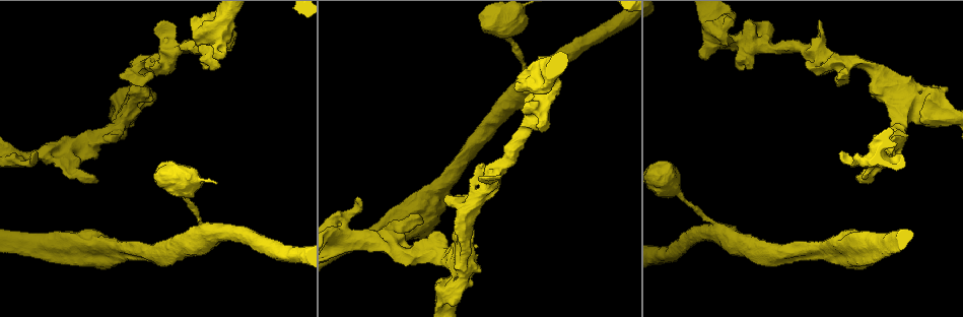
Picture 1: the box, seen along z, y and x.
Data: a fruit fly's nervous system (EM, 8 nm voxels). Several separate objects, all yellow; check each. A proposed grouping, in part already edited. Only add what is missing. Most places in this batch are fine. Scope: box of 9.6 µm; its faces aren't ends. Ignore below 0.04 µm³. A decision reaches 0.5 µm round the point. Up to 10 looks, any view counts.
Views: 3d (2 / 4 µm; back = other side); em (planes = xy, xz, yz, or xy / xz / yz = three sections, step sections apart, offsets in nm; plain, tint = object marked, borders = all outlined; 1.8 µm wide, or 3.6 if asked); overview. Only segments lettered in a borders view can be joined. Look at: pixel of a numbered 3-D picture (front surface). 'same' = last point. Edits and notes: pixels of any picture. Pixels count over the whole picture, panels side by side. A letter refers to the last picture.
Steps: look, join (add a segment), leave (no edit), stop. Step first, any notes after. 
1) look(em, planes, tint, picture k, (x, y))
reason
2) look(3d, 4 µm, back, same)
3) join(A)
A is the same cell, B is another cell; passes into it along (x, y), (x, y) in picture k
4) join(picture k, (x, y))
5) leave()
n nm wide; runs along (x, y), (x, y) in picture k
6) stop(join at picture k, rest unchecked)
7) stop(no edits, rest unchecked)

look(3d, 4 µm, picture 1, (540, 56))
thick end

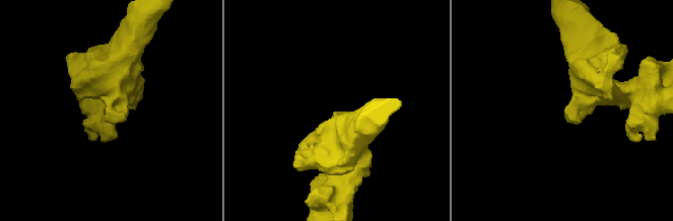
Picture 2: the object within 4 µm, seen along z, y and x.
look(em, 3.6 µm, yz, step 16, tint, picture 2, (338, 114))
shape alone is not enough

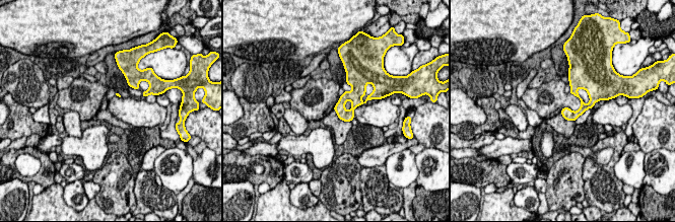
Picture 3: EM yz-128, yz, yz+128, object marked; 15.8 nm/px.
look(em, 3.6 µm, xz, step 4, borders, same)
cut it another way

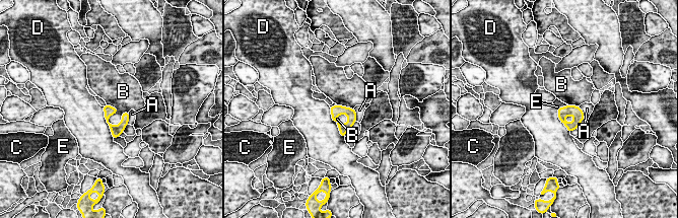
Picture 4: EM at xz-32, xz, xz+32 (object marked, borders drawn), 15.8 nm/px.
leave()
A, B, C, D and E are other cells; border along (567, 104), (558, 108) in picture 4; none of them fits

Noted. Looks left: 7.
look(3d, 4 µm, picture 1, (419, 224))
branch stops here

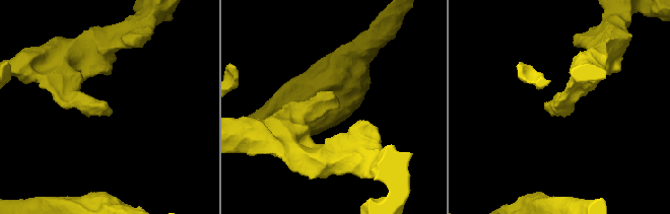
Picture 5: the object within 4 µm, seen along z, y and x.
look(em, xz, step 16, tint, picture 5, (334, 107))
now the EM

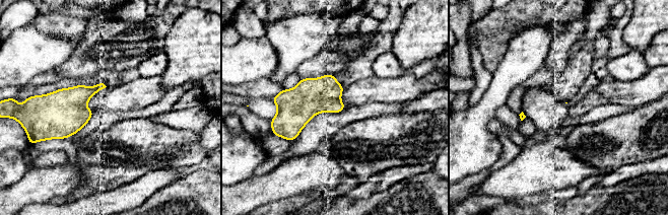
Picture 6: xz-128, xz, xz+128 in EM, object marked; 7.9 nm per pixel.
look(em, xz, step 16, borders, same)
see the neighbours

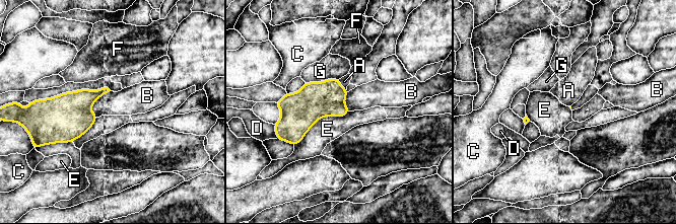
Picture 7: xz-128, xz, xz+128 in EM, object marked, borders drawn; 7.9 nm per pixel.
leave()
A, B, C, D, E, F and G are other cells; border along (110, 90), (90, 107), (97, 117) in picture 7; no lettered segment goes on from it

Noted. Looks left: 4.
look(3d, 4 µm, back, picture 1, (344, 230))
sudden change in width

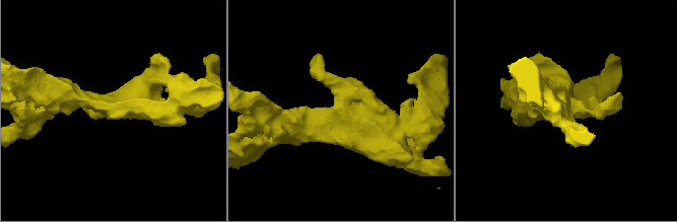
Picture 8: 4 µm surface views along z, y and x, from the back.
look(em, 3.6 µm, planes, borders, picture 8, (341, 111))
need the tissue

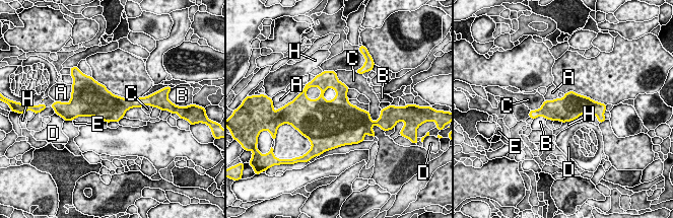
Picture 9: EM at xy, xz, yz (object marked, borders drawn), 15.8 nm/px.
leave()
A, B, C, D, E and H are other cells; border along (558, 97), (552, 100), (545, 100) in picture 9; none of them fits

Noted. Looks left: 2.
stop(no edits, rest unchecked)

